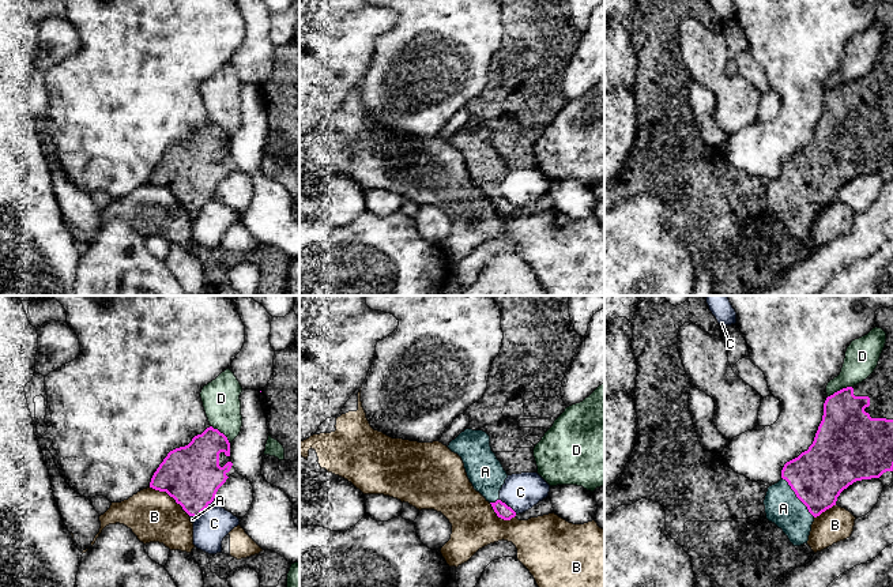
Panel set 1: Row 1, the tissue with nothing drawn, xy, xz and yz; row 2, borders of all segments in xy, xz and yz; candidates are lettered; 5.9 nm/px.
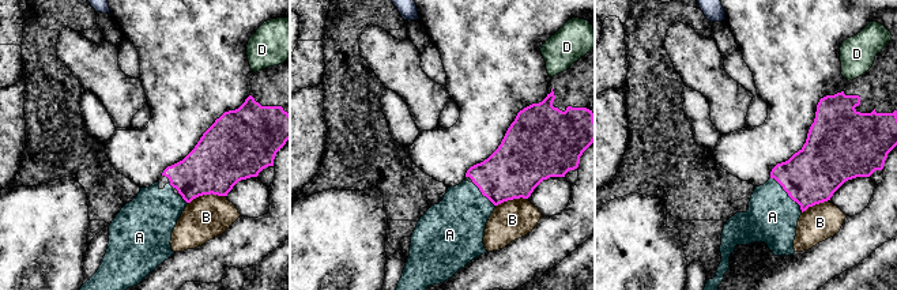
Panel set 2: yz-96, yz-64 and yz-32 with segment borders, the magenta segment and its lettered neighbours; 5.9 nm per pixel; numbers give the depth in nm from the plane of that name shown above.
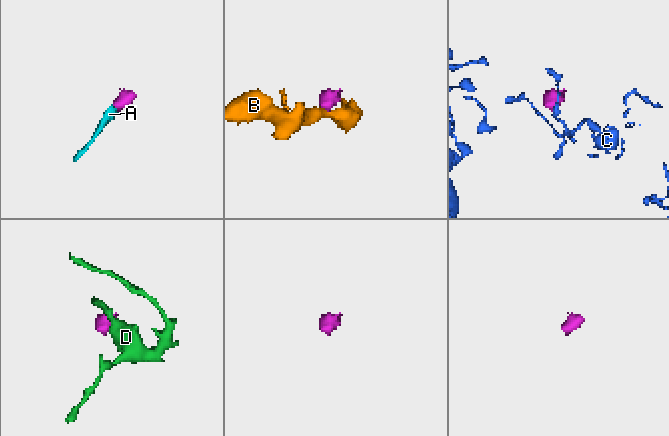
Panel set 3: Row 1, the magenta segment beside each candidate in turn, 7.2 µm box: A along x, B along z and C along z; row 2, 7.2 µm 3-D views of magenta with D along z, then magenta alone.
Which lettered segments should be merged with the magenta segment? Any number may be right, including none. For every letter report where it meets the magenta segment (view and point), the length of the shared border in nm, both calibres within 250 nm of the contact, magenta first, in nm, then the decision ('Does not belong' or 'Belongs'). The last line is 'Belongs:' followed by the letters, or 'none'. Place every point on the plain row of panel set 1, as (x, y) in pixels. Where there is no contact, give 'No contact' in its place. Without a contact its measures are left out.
A: Touches magenta at yz (797, 191). Shared border 300 nm. Thickness 320 nm (magenta) against 200 nm. Belongs
B: Touches magenta at xy (170, 191). Shared border 300 nm. Thickness 340 nm (magenta) against 300 nm. Does not belong
C: Touches magenta at xy (204, 203). Shared border 160 nm. Thickness 340 nm (magenta) against 200 nm. Does not belong
D: Touches magenta at yz (840, 85). Shared border 160 nm. Thickness 320 nm (magenta) against 200 nm. Does not belong
Belongs: A

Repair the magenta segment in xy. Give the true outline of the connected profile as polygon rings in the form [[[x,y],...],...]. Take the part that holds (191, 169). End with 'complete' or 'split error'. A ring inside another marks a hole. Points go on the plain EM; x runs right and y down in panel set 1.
[[[210,121],[188,140],[167,148],[154,168],[150,183],[166,187],[195,218],[234,168],[227,132]]]; split error

